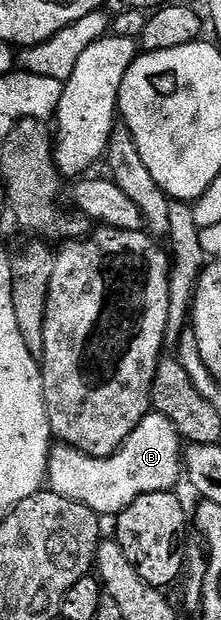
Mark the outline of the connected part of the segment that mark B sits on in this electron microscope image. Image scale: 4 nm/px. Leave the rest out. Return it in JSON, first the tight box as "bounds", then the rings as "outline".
{"bounds":[46,411,185,515],"outline":[[[152,411],[145,414],[111,457],[90,457],[72,445],[56,444],[47,460],[46,484],[50,492],[73,499],[95,513],[118,515],[141,495],[174,490],[185,473],[184,452],[184,442],[173,423]]]}

